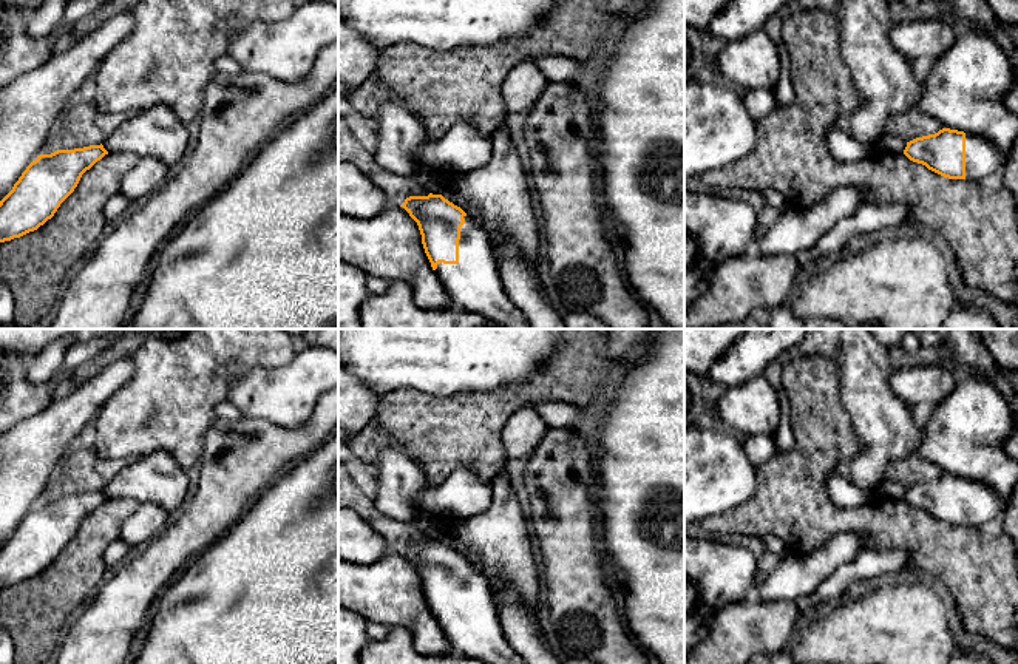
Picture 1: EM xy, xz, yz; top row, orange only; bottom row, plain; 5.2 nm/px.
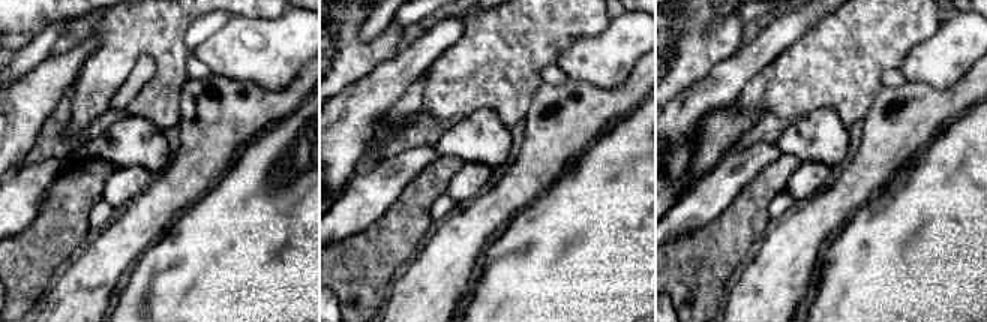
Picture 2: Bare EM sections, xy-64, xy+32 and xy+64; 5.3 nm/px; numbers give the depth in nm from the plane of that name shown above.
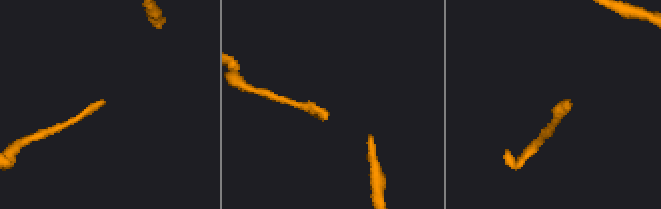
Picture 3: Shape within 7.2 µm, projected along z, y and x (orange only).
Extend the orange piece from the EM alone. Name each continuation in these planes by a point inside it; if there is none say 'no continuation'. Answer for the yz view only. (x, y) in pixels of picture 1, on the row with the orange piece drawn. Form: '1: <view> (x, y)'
1: yz (981, 156)

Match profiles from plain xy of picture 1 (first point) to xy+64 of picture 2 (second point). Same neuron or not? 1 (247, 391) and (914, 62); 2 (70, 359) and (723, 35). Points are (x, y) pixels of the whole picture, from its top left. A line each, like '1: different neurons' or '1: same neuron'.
1: same neuron
2: different neurons

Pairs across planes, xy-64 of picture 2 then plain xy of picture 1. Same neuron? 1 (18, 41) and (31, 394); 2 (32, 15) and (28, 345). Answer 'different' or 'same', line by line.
1: different
2: same

